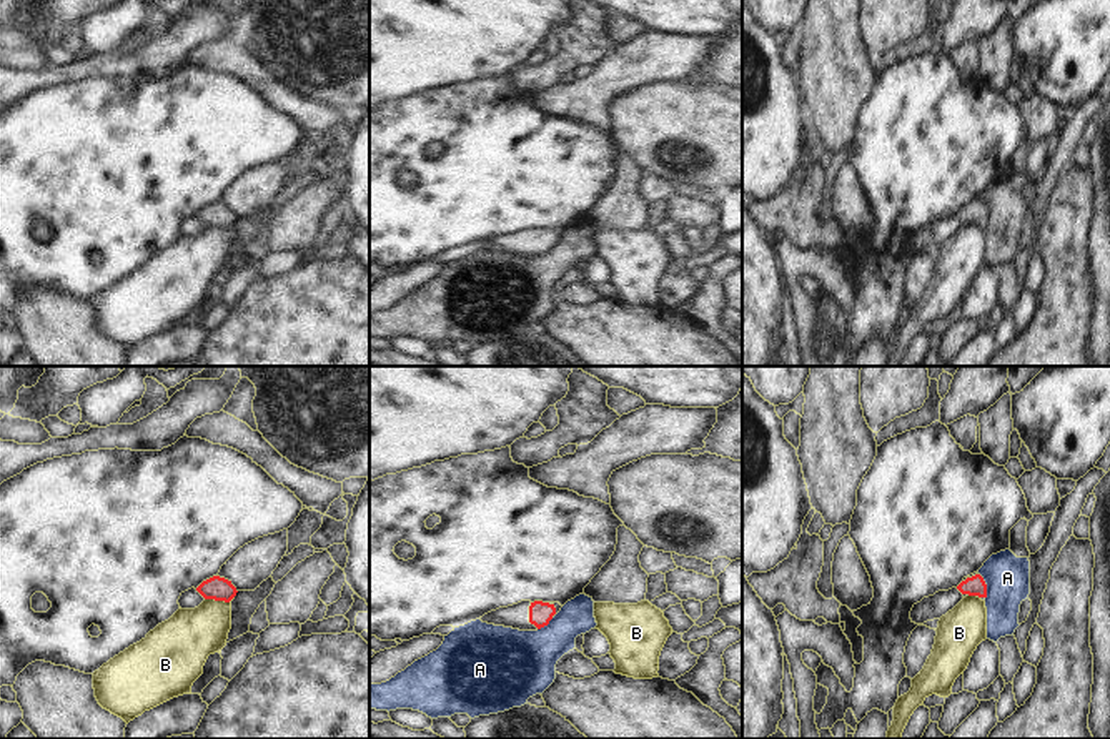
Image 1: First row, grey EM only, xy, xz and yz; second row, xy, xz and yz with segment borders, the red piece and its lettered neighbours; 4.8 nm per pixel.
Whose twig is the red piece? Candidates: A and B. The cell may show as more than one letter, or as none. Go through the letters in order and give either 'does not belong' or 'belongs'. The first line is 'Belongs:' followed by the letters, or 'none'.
Belongs: none
A: does not belong
B: does not belong

